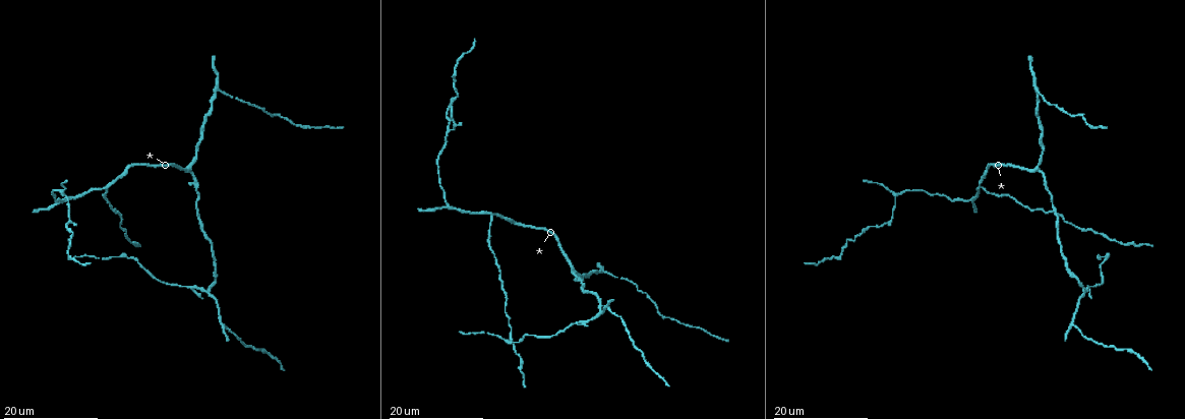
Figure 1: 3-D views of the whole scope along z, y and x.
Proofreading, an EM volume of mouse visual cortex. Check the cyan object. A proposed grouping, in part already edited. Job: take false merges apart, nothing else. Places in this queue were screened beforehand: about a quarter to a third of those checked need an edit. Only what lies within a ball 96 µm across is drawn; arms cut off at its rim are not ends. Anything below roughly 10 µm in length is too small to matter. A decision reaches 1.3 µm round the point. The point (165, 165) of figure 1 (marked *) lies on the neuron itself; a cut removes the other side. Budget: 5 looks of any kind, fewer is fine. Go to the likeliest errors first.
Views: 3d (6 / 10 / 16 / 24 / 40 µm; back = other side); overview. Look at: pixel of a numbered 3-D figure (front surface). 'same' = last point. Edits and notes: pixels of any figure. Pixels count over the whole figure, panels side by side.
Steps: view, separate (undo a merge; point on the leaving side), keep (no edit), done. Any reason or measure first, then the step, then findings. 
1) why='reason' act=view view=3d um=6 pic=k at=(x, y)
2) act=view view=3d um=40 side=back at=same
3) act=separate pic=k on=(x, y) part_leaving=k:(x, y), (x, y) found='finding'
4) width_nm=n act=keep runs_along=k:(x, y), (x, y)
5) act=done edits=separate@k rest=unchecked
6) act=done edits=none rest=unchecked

why='side arm on a straight run' act=view view=3d um=24 pic=1 at=(207, 294)

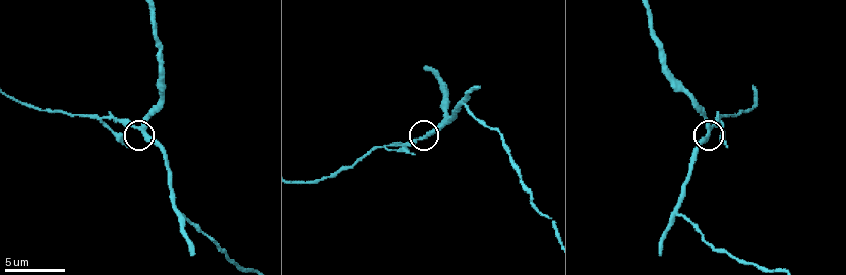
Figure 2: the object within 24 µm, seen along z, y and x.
act=view view=3d um=10 pic=2 at=(424, 138)

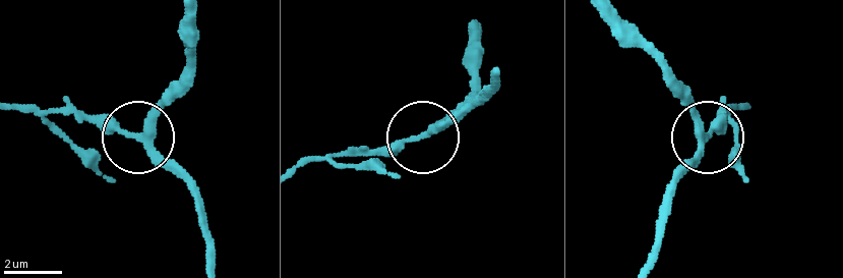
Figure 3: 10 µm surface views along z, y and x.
arms=3 act=keep runs_along=3:(471, 29), (471, 95), (420, 135), (364, 153) found='all the same neuron'

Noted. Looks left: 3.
why='three-way junction' act=view view=3d um=16 pic=1 at=(1039, 170)

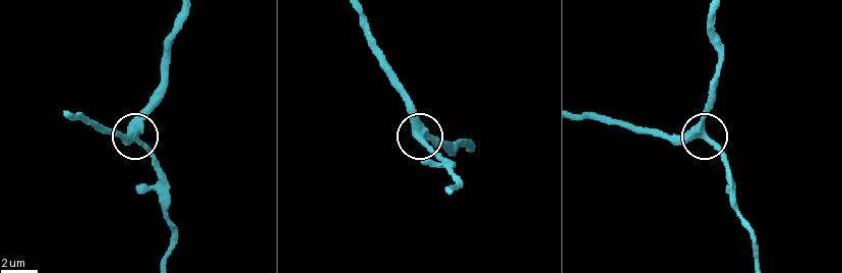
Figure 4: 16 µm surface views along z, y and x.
act=view view=3d um=10 pic=4 at=(701, 128)

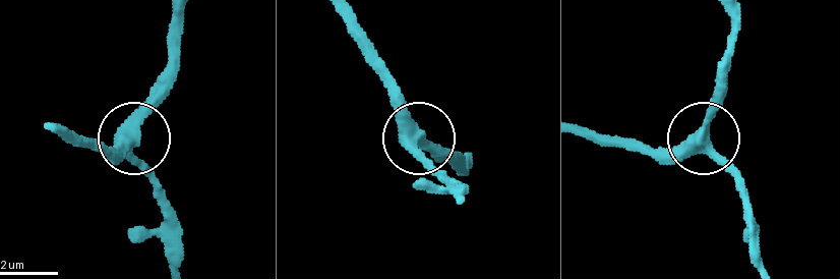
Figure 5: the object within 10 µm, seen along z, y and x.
arms=3 act=keep runs_along=5:(581, 128), (654, 148), (691, 148), (703, 141), (720, 85) found='continuous, no second neuron'

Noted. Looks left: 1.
why='side arm on a straight run' act=view view=3d um=10 pic=2 at=(174, 206)

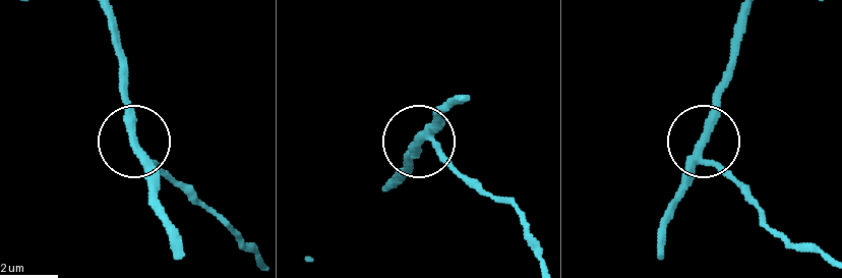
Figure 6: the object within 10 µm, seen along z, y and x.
act=keep runs_along=6:(739, 19), (706, 144), (737, 184) found='one neuron here'

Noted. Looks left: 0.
act=done edits=none rest=unchecked

